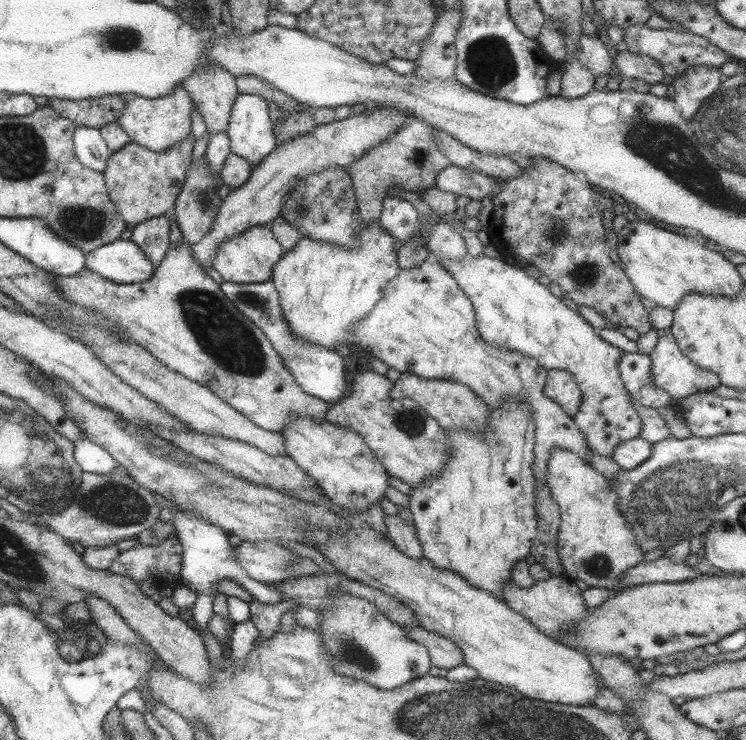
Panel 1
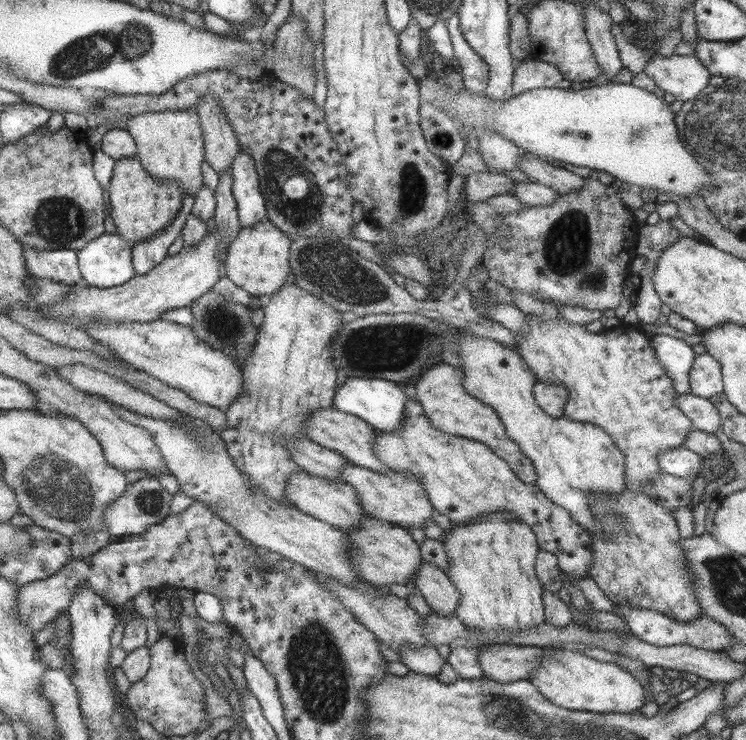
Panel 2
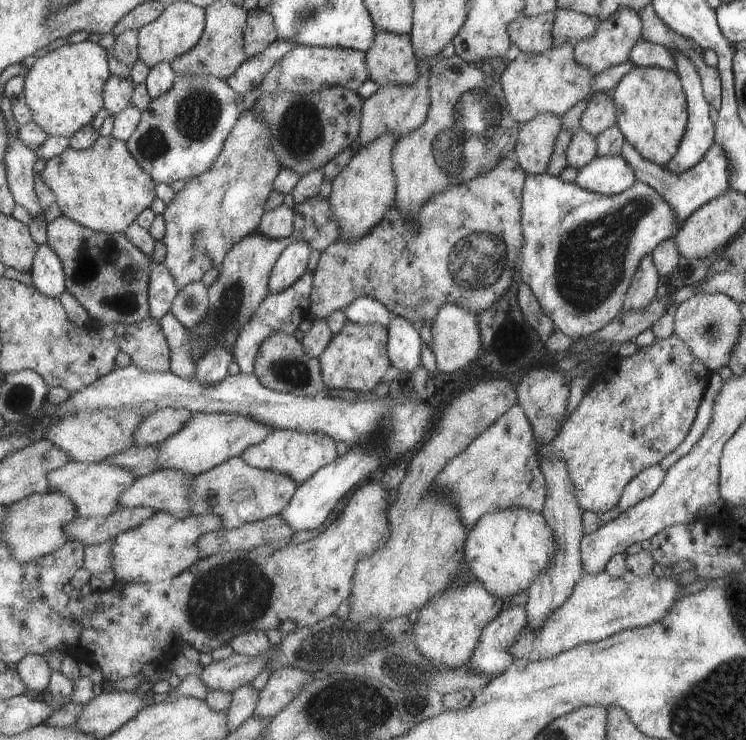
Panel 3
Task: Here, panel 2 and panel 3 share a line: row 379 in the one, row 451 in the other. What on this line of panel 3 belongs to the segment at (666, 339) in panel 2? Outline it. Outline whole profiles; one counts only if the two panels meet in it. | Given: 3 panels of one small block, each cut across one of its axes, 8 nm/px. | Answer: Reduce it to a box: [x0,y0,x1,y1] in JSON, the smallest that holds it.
[658,377,722,471]

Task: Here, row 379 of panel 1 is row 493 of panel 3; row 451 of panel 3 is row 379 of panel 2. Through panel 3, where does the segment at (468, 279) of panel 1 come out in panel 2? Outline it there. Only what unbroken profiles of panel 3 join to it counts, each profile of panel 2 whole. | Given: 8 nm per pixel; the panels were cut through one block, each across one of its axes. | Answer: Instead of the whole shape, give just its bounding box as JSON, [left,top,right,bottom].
[513,315,692,493]

